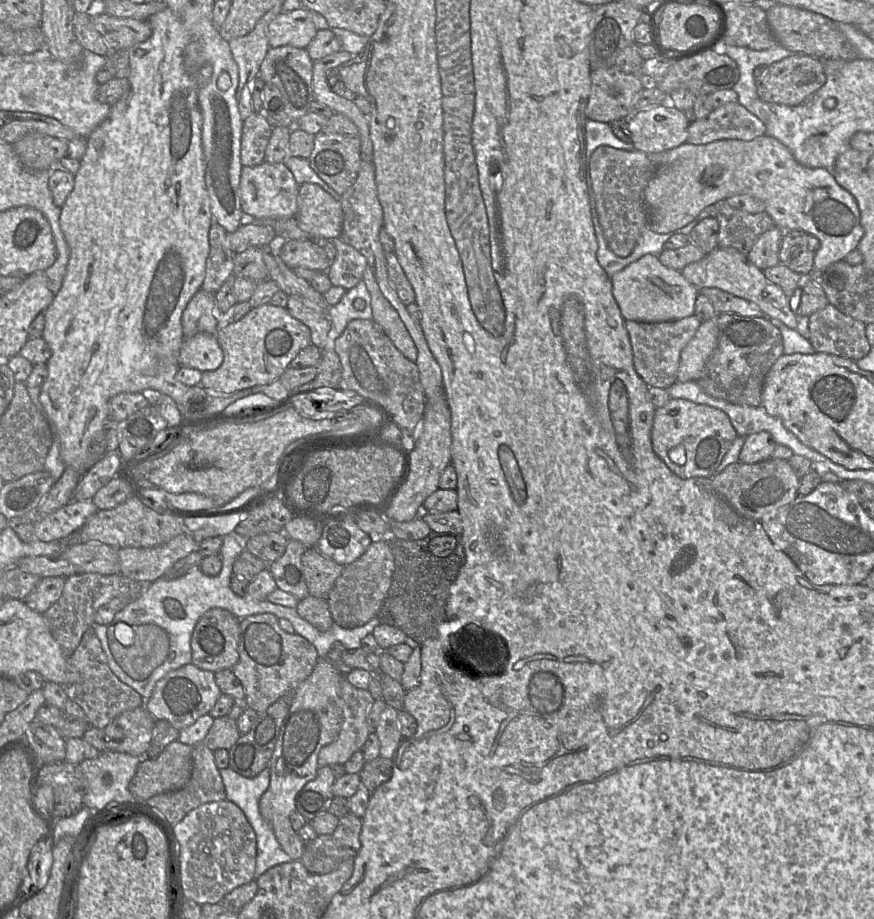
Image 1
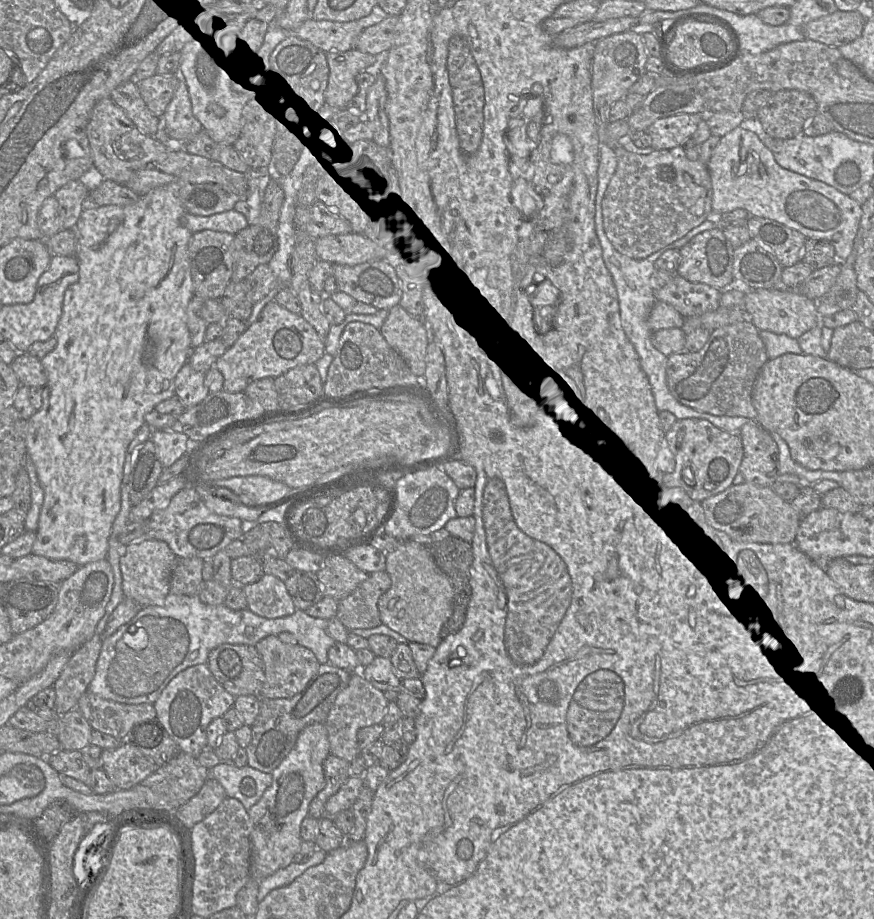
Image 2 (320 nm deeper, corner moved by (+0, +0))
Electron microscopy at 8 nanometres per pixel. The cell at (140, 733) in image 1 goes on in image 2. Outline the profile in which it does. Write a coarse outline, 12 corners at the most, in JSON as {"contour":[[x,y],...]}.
{"contour":[[121,742],[102,750],[102,768],[115,790],[139,784],[157,767]]}

